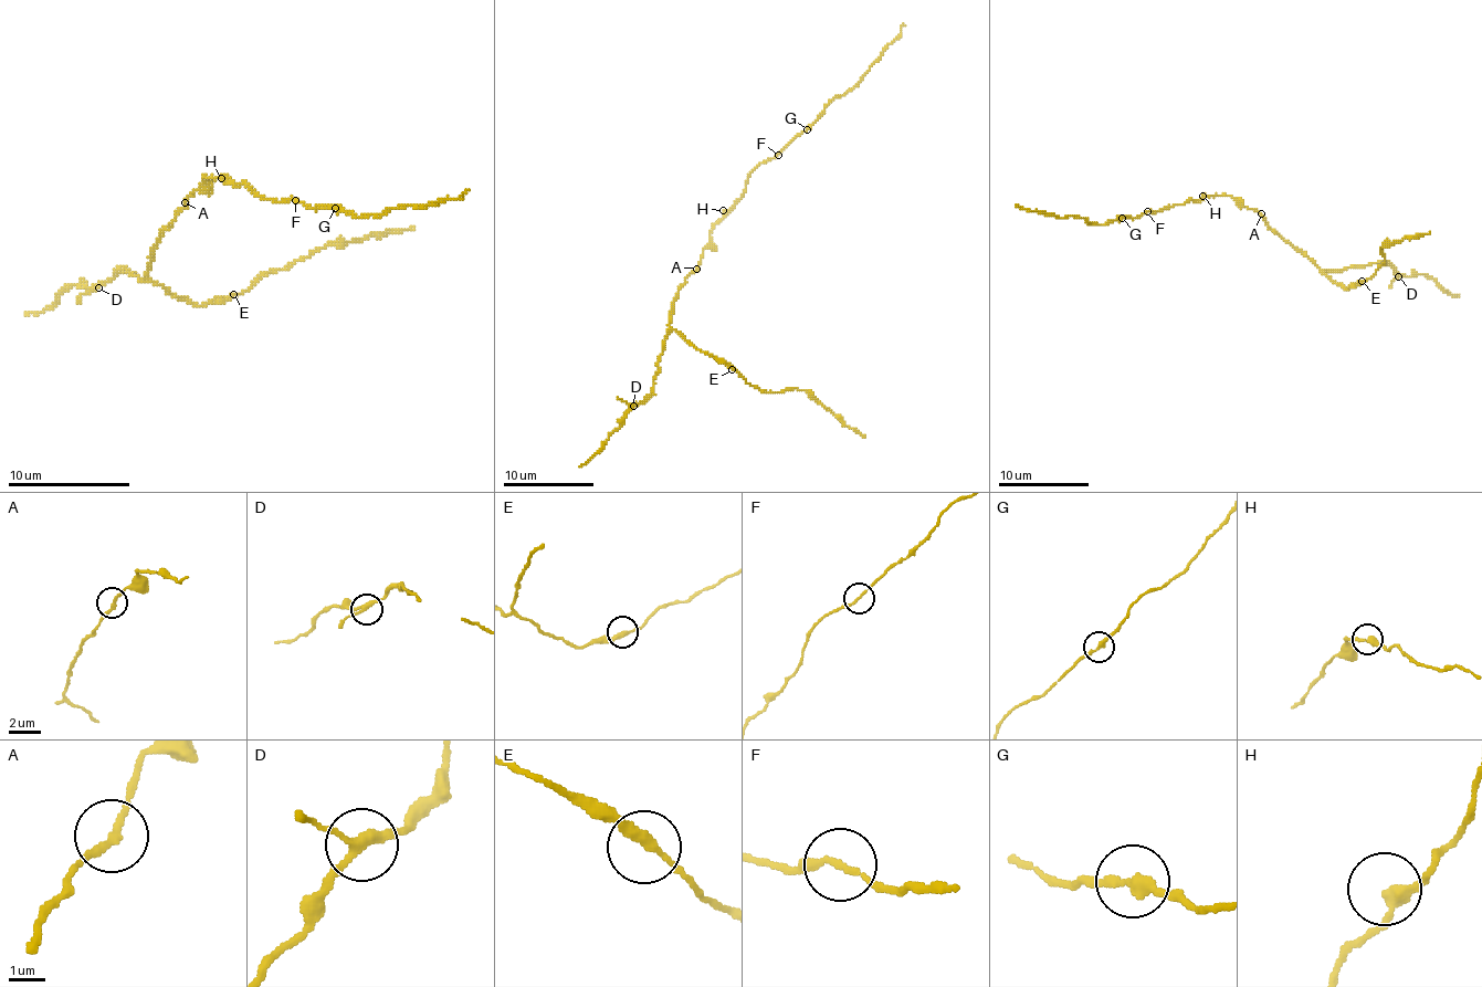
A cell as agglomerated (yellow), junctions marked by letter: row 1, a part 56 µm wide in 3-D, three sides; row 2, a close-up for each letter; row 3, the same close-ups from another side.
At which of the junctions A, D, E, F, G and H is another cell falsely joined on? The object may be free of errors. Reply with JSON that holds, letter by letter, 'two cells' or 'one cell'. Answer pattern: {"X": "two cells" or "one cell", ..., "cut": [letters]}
{"A": "one cell", "D": "one cell", "E": "one cell", "F": "one cell", "G": "one cell", "H": "one cell", "cut": []}

